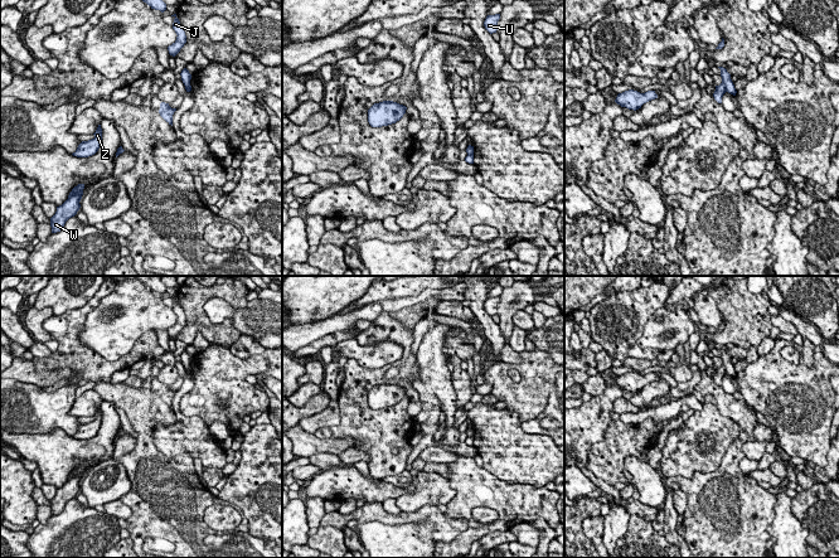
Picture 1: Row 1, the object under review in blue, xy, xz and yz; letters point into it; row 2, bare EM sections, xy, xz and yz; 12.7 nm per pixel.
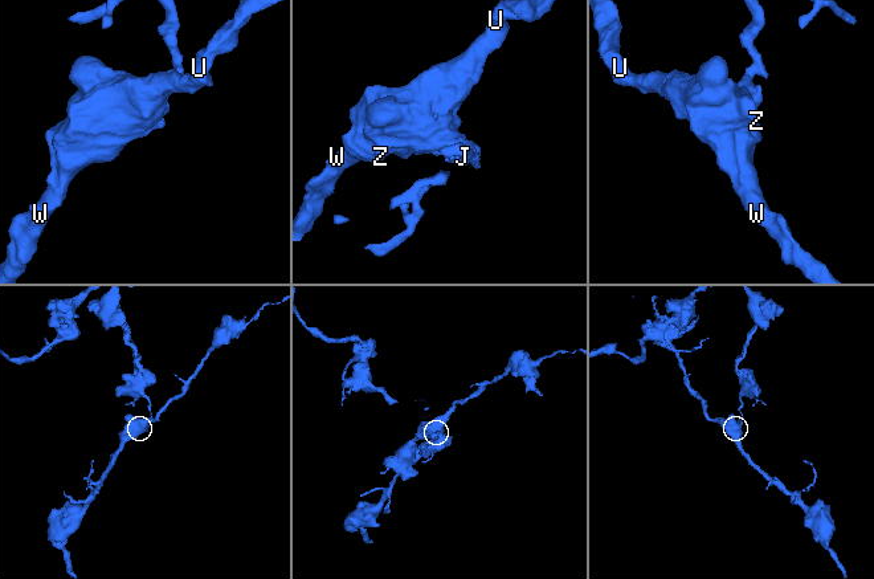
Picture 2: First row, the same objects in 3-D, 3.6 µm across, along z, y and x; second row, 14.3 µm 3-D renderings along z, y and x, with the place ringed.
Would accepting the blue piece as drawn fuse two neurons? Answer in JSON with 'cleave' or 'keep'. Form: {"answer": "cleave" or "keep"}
{"answer": "cleave"}

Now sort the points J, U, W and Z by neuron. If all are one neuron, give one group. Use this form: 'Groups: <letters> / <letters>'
Groups: J / U W Z

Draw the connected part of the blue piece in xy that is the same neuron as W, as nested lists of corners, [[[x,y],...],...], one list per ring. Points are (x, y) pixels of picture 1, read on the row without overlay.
[[[78,466],[72,471],[68,481],[59,489],[57,489],[55,496],[50,500],[52,515],[60,514],[66,504],[74,499],[81,490],[81,481],[83,477],[84,466]]]

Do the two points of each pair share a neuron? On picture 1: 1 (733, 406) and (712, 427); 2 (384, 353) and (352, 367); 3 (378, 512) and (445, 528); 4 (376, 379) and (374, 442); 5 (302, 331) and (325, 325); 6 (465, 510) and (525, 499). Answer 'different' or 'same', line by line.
1: different
2: different
3: same
4: same
5: same
6: same

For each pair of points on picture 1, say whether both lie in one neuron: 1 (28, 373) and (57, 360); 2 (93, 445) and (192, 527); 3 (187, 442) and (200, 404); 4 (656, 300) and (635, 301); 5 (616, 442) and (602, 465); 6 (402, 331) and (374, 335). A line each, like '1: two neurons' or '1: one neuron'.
1: two neurons
2: two neurons
3: two neurons
4: one neuron
5: one neuron
6: one neuron

